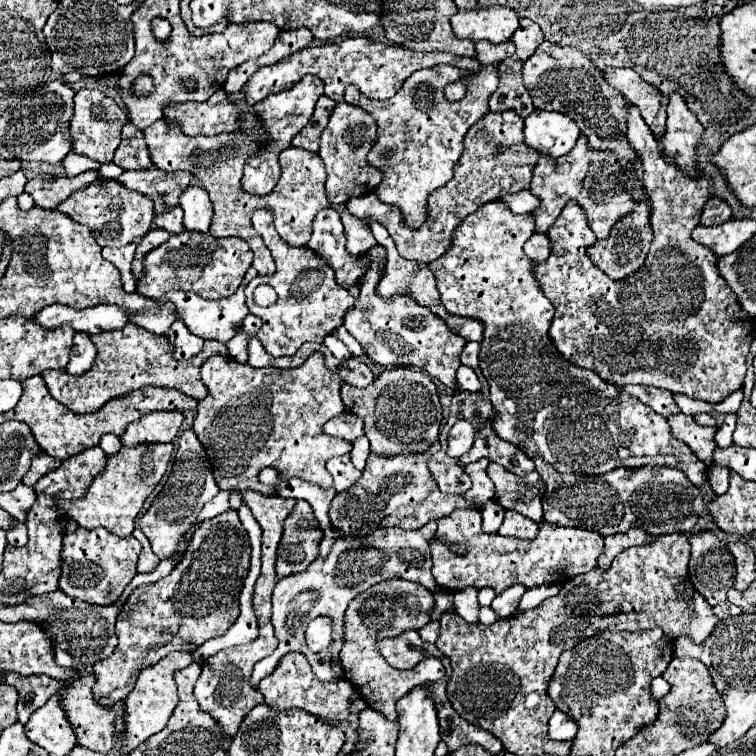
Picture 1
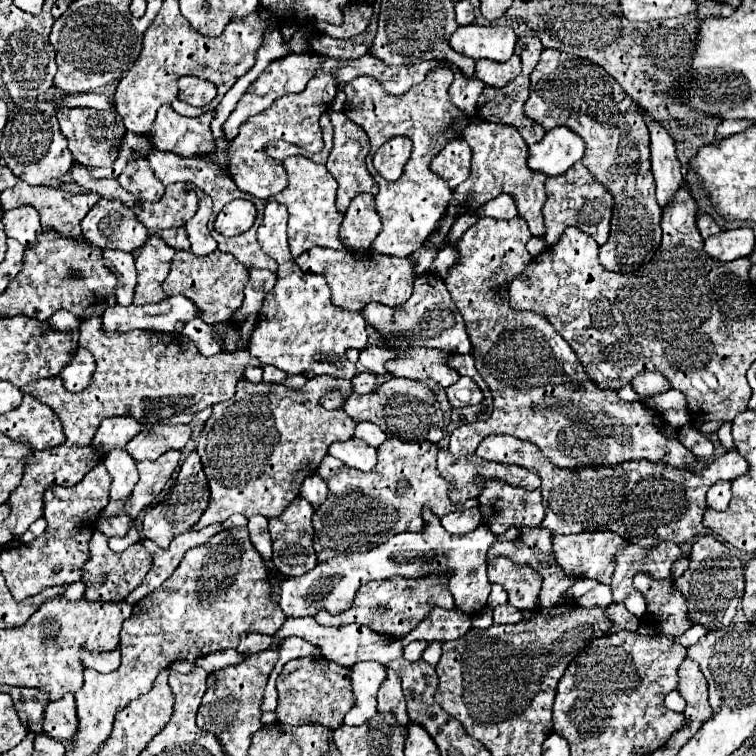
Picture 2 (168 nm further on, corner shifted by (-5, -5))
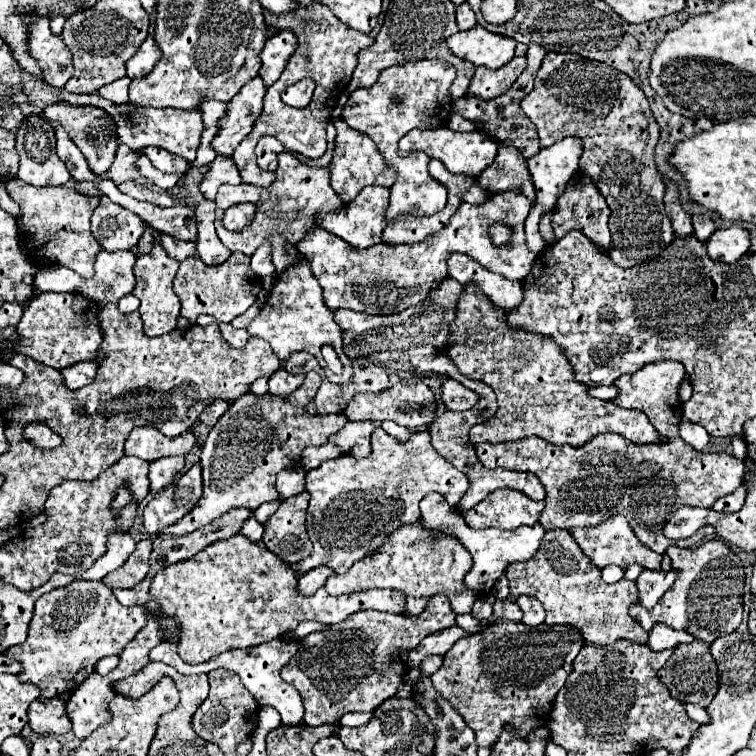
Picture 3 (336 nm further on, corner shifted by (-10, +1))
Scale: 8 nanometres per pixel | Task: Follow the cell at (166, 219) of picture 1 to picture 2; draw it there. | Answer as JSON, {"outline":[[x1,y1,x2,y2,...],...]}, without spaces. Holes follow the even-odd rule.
{"outline":[[170,228,170,230,158,230,158,236,174,250,190,250,190,240,186,230,180,228]]}

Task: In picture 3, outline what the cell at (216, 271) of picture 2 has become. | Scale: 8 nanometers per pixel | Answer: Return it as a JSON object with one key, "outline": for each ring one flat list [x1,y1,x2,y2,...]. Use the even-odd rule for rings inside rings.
{"outline":[[233,252,229,260,217,266,205,266,197,256,183,260,177,270,173,290,181,303,180,316,193,326,199,314,211,314,217,322,231,322,257,300,261,286,253,276,249,276,249,256]]}

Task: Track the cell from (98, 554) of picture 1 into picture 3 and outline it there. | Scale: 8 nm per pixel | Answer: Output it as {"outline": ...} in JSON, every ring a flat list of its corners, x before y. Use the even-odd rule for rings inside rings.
{"outline":[[139,540,135,552,127,558,127,562,121,568,109,572,103,578,103,584,107,584,107,588,111,590,137,586,149,572,149,554,151,554,151,540]]}

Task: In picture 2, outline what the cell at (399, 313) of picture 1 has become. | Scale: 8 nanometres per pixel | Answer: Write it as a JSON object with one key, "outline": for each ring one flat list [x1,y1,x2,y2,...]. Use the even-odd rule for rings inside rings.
{"outline":[[418,348,418,350,402,350,398,354,400,354,398,360,386,362,386,368,390,370,392,376,422,380,422,382,432,380,442,388,448,388,460,378,458,372,446,364,450,354,442,354,442,350]]}

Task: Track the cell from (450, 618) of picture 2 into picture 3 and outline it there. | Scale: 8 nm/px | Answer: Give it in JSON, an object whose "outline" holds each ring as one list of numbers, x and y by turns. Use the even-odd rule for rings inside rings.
{"outline":[[435,594,419,616,389,612,355,612,341,622,341,640,335,652,335,624,331,630,307,636,297,654,281,670,281,678,295,686,303,698,305,724,335,724,347,712,371,712,395,696,401,676,409,670,409,652,431,632,455,626,455,612,447,596]]}

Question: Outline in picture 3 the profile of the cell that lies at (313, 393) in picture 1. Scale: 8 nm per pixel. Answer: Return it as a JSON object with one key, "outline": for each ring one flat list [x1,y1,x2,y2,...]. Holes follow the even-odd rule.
{"outline":[[309,372,305,382,289,396,271,396,269,392,257,396,245,392,239,400,233,400,227,412,211,428,203,448,201,448,201,466,203,466,203,496,197,506,183,518,179,524,165,528,161,532,185,536,193,530,207,526,221,514,231,508,255,510,265,502,279,498,275,478,281,470,299,468,299,454,307,446,323,446,329,436,339,432,347,424,347,416,311,416,307,404,319,388,319,376]]}

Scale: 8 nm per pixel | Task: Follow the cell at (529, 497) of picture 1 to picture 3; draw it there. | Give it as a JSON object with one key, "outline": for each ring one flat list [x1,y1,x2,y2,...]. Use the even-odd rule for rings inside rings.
{"outline":[[501,488,491,492,491,496,481,500,475,508,463,512,463,516,471,528,493,526,501,530,515,530,521,524,535,526,539,522,541,510,543,510,543,500,533,502,521,492]]}

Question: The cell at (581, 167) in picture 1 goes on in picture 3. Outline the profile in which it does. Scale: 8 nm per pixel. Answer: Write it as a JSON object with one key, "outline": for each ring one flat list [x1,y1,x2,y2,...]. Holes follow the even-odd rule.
{"outline":[[575,172,575,176,567,182,565,192,559,196,559,200,555,204,555,212,553,212,553,232,555,232,555,238,559,240,569,230,579,230,587,238,591,238,599,248,607,250,609,244,611,244,611,234,609,234,609,228,607,228,609,214,611,214,609,206,607,206,605,198,597,192,597,188,591,182,591,178,585,172]]}

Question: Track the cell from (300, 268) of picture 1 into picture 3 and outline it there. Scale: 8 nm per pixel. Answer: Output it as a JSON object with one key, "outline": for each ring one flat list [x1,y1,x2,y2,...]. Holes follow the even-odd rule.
{"outline":[[287,244,287,252,295,258,295,262,283,274,275,278,267,302,263,304,259,316,249,324,247,330,251,336,267,340,275,356,279,356,281,364,285,364,293,352,309,352,317,360,321,360,321,366,325,368,325,374,331,382,349,382,353,376,353,360,347,354,343,354,343,330,335,322,335,312,323,304,323,290,317,278,313,276,307,260,299,258,297,248,293,244],[323,344,335,346,343,362,343,374,333,374,323,362,321,352,319,352]]}

